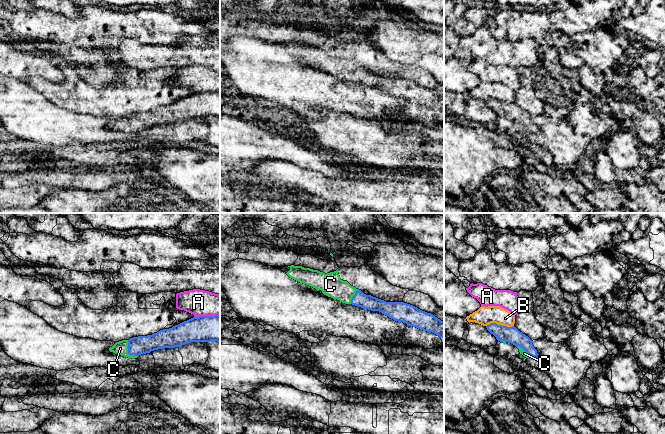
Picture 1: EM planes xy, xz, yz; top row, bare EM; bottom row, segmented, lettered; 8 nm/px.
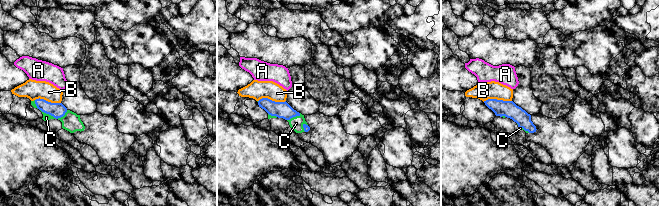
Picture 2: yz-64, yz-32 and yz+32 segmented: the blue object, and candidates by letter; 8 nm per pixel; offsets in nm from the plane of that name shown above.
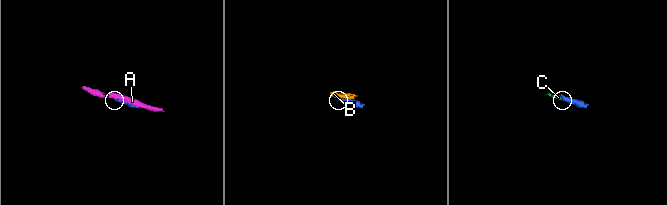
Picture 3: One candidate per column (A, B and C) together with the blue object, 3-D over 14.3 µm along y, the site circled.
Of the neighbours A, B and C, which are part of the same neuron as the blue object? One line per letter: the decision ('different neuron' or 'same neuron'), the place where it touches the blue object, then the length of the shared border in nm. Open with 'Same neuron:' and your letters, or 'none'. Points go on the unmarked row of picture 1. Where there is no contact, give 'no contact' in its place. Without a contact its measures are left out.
Same neuron: C
A: different neuron | xy (206, 92) | 220 nm
B: different neuron | yz (499, 101) | 220 nm
C: same neuron | xy (128, 127) | 160 nm

